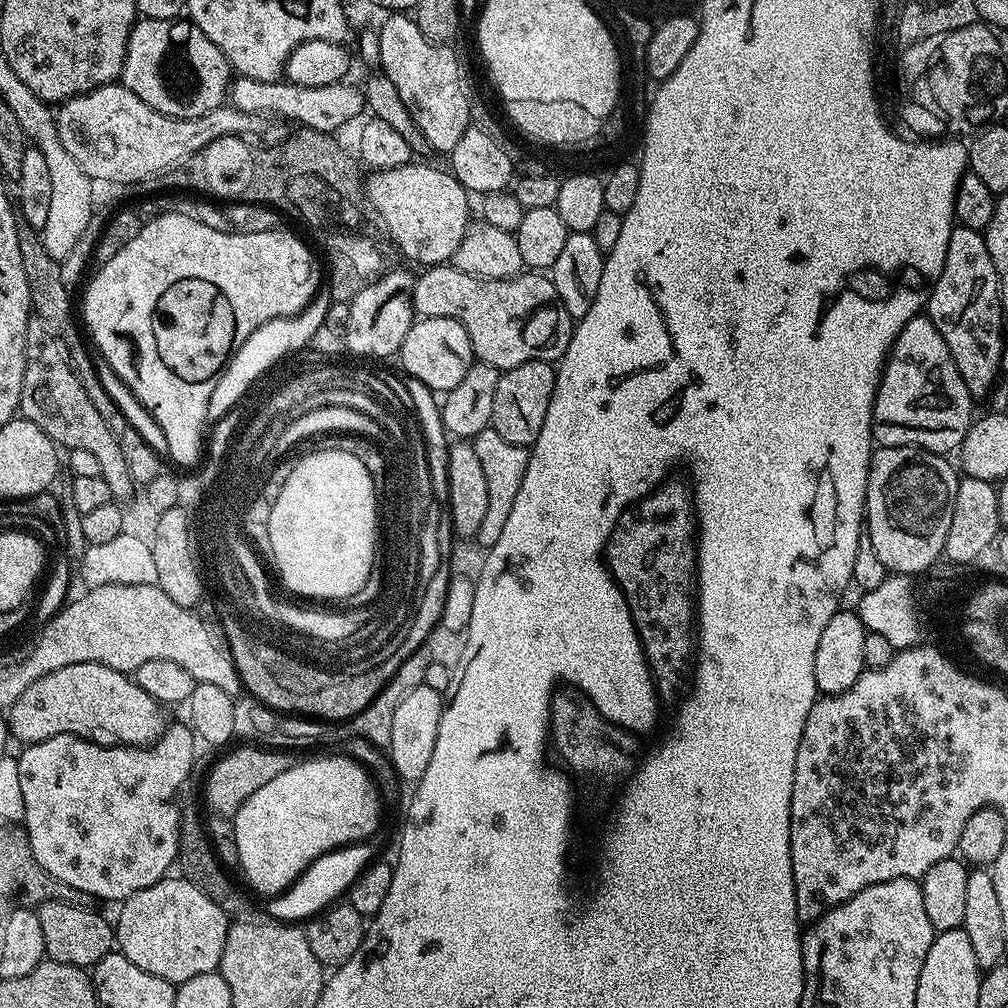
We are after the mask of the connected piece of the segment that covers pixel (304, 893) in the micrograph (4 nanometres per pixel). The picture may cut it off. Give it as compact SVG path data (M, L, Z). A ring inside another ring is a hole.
M357 842L320 856L287 891L273 897L267 903L269 917L281 922L300 922L329 907L373 861L374 850L370 845L368 842Z

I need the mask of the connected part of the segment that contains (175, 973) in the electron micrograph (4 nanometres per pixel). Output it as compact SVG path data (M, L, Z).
M162 879L123 901L120 917L114 920L114 940L134 966L179 986L198 974L219 969L230 917L198 886L175 879Z

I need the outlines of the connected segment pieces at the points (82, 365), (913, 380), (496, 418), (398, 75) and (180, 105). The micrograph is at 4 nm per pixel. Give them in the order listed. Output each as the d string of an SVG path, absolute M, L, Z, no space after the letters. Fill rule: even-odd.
M22 230L19 234L19 250L22 252L23 270L26 271L27 284L30 286L31 302L35 315L44 321L47 326L60 333L60 339L64 343L66 354L72 363L72 368L78 374L82 388L86 391L86 396L93 403L94 408L101 414L111 432L119 442L119 448L123 450L123 457L128 460L127 468L133 467L130 461L131 448L135 444L143 443L142 438L127 422L124 415L120 413L117 404L110 398L104 386L96 375L94 362L89 358L81 338L76 334L76 328L72 318L72 306L70 304L70 290L62 284L60 277L60 263L53 259L47 251L40 245L37 233L32 230Z
M926 314L913 316L892 343L884 371L880 374L872 411L873 441L881 448L923 448L925 452L955 453L972 425L972 404L974 397L966 390L966 382L962 382L962 374L958 374L950 346L946 346L938 326L934 326Z
M547 360L522 362L522 366L514 366L501 371L498 378L498 390L494 390L494 410L492 411L490 426L498 434L502 434L502 438L506 438L506 442L514 442L525 446L535 444L538 434L542 430L542 422L546 422L546 410L550 410L550 398L554 394L555 385L556 368Z
M388 14L385 17L384 25L378 28L380 36L379 67L382 69L383 75L388 76L390 82L394 82L394 86L398 90L398 98L402 98L410 118L416 123L420 133L424 135L424 144L427 147L437 148L438 151L444 152L444 154L450 154L454 150L454 146L458 146L458 138L462 138L464 131L470 127L468 115L469 101L462 94L459 85L462 67L456 61L455 54L444 45L447 43L433 42L429 39L411 15Z
M137 19L128 39L122 82L146 106L179 120L198 118L225 103L234 72L228 59L191 19Z

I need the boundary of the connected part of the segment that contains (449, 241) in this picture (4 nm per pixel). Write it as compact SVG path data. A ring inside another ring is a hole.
M419 162L385 172L373 171L366 180L366 200L376 207L377 214L400 243L401 254L424 264L420 266L447 265L470 223L467 190L451 171L427 168Z

